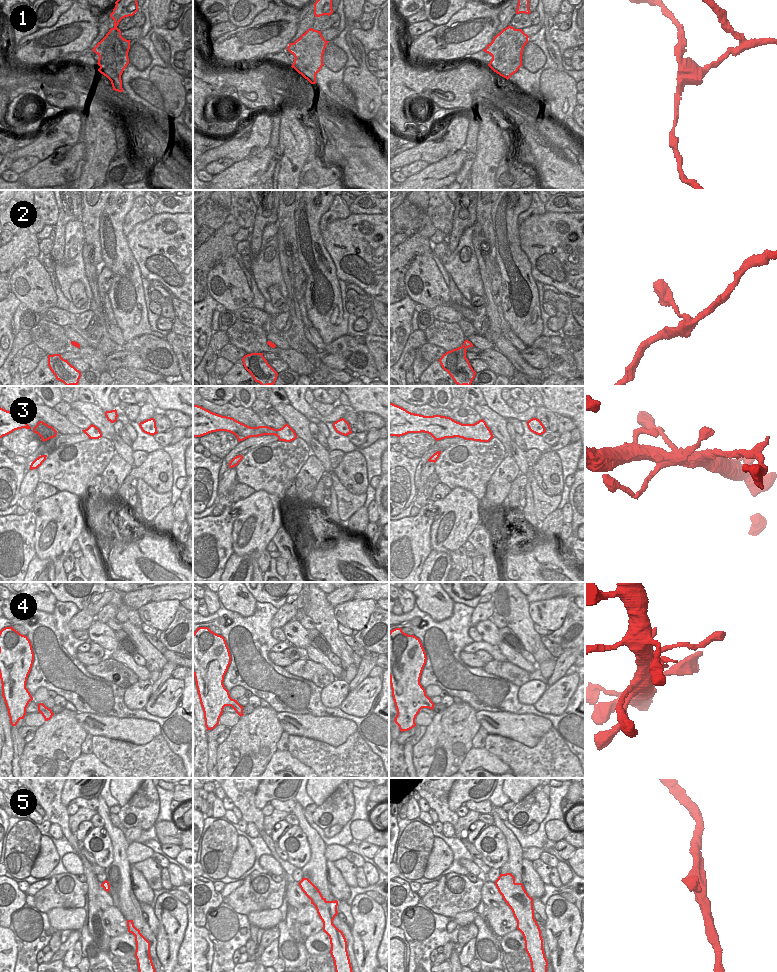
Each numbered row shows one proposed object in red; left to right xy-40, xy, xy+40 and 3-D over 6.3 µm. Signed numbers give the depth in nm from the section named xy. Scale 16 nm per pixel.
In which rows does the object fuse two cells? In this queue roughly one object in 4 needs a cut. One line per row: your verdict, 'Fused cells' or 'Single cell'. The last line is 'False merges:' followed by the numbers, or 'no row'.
1: Fused cells
2: Single cell
3: Fused cells
4: Single cell
5: Single cell
False merges: 1, 3.

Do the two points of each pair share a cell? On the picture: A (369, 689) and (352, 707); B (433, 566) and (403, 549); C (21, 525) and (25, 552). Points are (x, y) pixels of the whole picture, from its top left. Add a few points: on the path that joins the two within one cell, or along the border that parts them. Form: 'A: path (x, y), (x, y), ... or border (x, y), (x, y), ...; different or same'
A: path (365, 693), (357, 702); same
B: border (432, 549), (424, 561), (421, 571); different
C: path (21, 532), (26, 540), (25, 545); same

